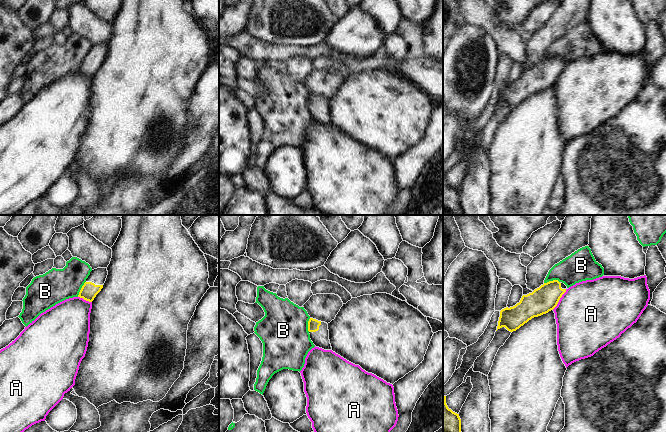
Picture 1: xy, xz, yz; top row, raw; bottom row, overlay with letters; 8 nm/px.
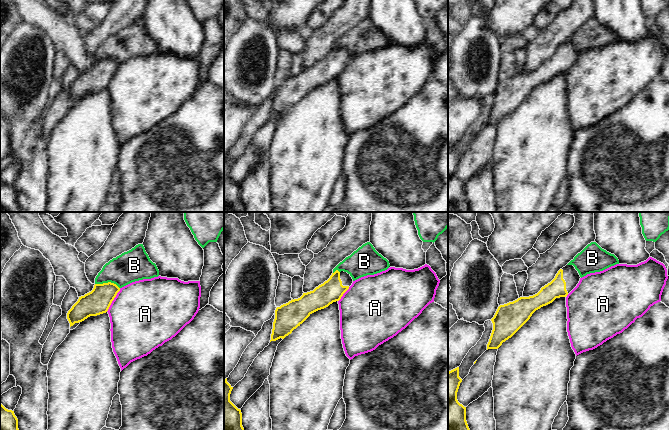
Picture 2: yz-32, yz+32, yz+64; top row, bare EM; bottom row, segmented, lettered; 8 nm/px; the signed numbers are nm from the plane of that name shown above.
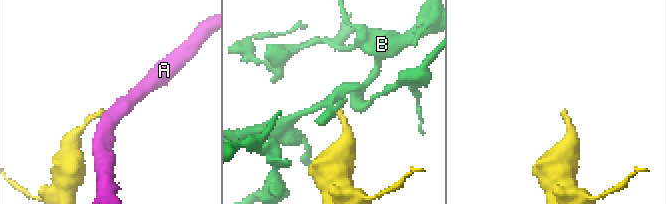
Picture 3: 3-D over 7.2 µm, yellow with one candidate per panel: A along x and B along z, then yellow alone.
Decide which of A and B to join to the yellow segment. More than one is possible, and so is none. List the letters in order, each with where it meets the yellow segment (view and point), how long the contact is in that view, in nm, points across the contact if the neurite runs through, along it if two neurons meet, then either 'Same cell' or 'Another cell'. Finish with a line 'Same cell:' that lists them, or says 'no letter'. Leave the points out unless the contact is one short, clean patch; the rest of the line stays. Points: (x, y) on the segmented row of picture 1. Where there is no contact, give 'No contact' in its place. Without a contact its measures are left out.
A: Touches yellow at yz (559, 299). Shared border 200 nm. Boundary: yz (566, 289), (552, 309). Another cell
B: Touches yellow at yz (551, 281). Shared border 130 nm. Boundary: yz (559, 281), (552, 280), (544, 283). Another cell
Same cell: no letter.

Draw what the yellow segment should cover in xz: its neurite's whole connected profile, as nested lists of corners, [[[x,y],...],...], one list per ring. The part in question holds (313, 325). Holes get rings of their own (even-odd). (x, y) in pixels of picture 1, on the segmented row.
[[[310,318],[308,321],[308,331],[310,339],[316,347],[332,350],[327,323]]]

